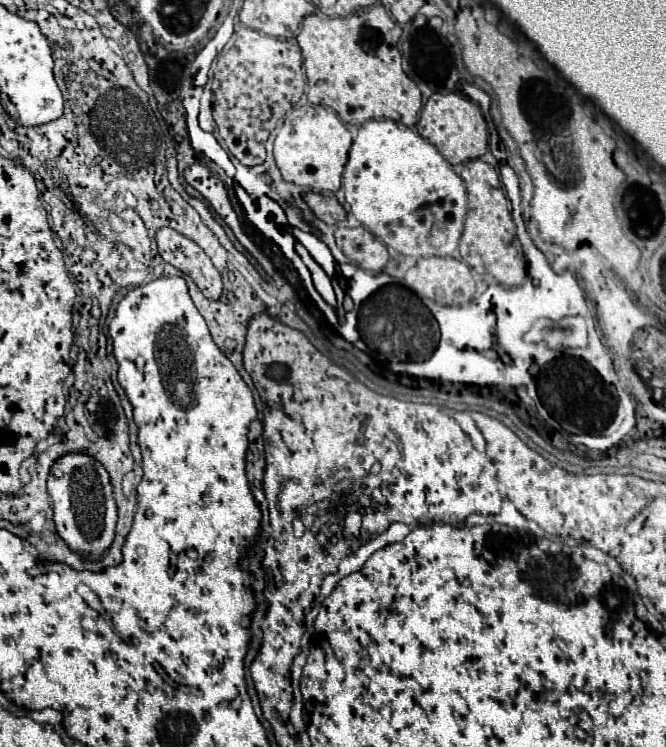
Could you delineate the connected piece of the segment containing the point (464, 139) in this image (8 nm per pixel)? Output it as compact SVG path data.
M434 93L422 107L416 129L418 135L428 139L450 165L462 165L470 159L480 159L488 151L488 127L480 107L462 93Z

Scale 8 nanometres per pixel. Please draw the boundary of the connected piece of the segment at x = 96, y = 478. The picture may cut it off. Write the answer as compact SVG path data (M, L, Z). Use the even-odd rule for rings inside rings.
M64 455L50 471L48 493L58 537L84 561L100 561L114 541L116 527L116 503L104 467L88 455Z

